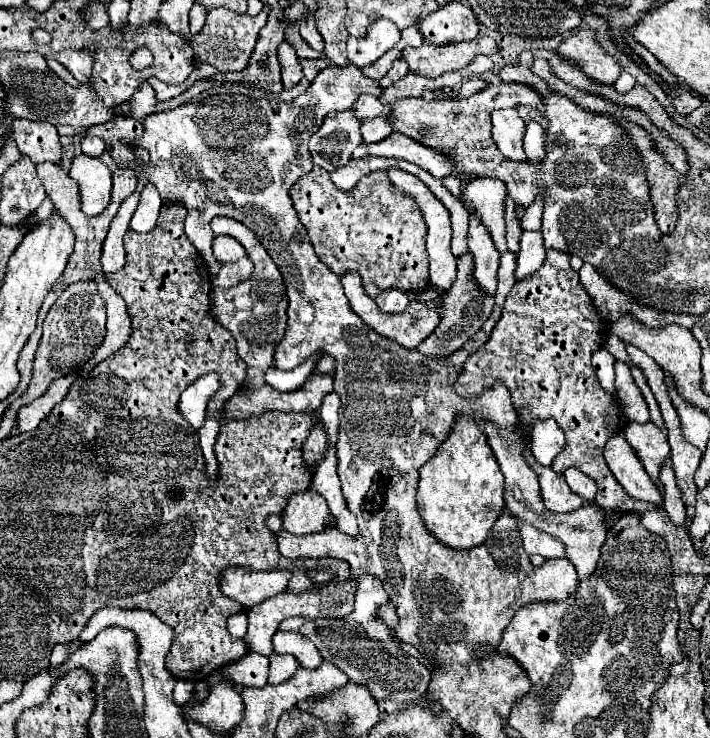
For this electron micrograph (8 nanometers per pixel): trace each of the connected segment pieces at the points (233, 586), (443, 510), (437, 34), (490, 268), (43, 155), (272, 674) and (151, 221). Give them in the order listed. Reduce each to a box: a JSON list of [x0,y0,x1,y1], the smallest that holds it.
[[220,568,290,608],[418,418,504,550],[416,2,480,46],[466,216,500,294],[10,118,62,164],[269,654,300,684],[130,182,162,234]]

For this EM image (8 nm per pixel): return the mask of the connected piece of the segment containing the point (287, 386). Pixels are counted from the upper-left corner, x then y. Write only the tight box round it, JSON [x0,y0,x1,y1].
[266,352,320,392]

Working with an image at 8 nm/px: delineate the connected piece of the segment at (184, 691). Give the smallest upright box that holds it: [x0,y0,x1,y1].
[173,680,191,706]

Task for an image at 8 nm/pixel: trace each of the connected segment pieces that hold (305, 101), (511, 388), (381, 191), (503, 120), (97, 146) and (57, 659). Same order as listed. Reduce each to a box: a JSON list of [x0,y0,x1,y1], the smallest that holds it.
[[290,66,382,124],[454,250,652,512],[292,166,428,298],[492,108,526,162],[82,136,104,156],[50,640,80,664]]

